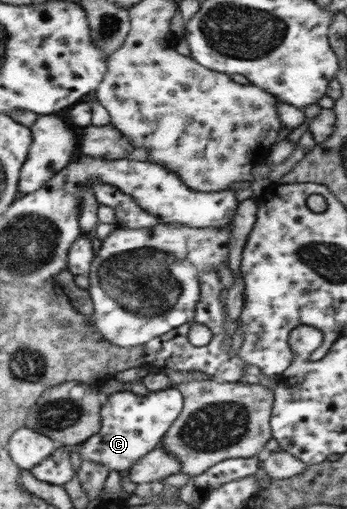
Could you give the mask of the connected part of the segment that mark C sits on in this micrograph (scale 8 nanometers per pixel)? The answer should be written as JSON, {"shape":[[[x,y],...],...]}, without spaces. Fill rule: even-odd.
{"shape":[[[174,386],[145,396],[125,390],[112,393],[108,396],[107,403],[100,408],[102,423],[99,432],[88,438],[77,453],[83,461],[97,461],[119,473],[129,470],[134,462],[160,444],[183,405],[184,396]]]}

